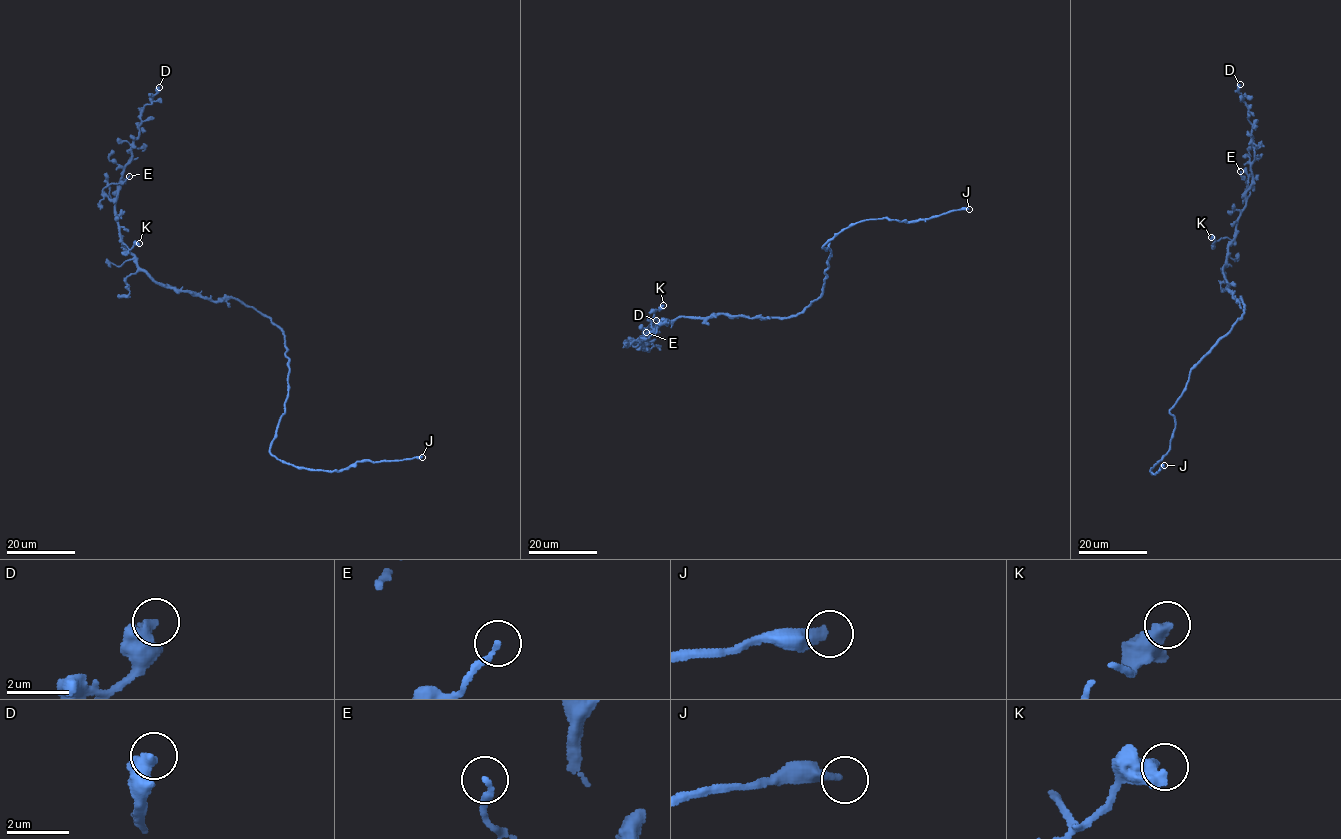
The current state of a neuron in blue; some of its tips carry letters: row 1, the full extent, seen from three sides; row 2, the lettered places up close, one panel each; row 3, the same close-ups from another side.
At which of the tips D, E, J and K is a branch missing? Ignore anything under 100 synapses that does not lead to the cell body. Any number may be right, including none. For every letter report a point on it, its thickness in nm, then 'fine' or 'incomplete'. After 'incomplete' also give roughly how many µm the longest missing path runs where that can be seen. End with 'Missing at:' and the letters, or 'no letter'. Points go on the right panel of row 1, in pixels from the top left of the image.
D: place (1240, 84); calibre 550 nm; fine
E: place (1240, 171); calibre 200 nm; fine
J: place (1164, 465); calibre 320 nm; incomplete; missing 250 µm
K: place (1211, 237); calibre 480 nm; fine
Missing at: J

